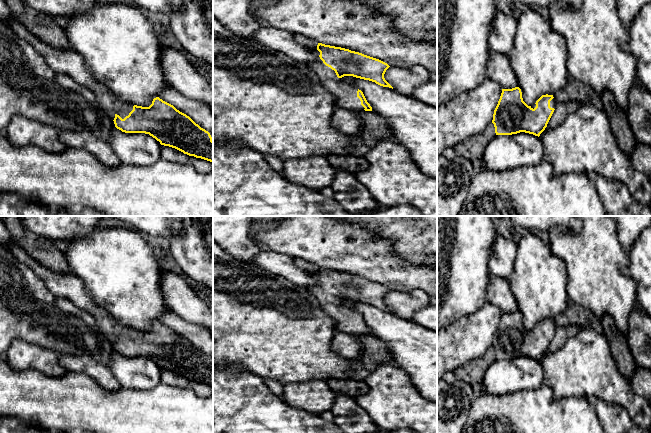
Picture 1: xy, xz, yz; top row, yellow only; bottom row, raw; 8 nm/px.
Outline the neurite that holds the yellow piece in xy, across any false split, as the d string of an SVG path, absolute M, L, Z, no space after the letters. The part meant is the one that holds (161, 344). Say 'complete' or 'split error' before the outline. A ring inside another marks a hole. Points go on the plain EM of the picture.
split error | M16 243L7 250L18 261L30 267L53 294L69 299L77 308L90 313L105 338L113 343L117 353L125 357L149 358L161 369L213 386L213 364L210 357L173 329L159 321L154 322L149 331L126 327L95 303L86 292L83 281L75 274L43 266Z

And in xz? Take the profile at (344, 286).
split error | M303 259L293 260L315 280L316 284L306 289L317 298L324 312L334 319L337 332L372 335L363 316L346 307L342 303L344 300L369 304L393 313L384 302L390 291L387 287L349 273L318 267Z

